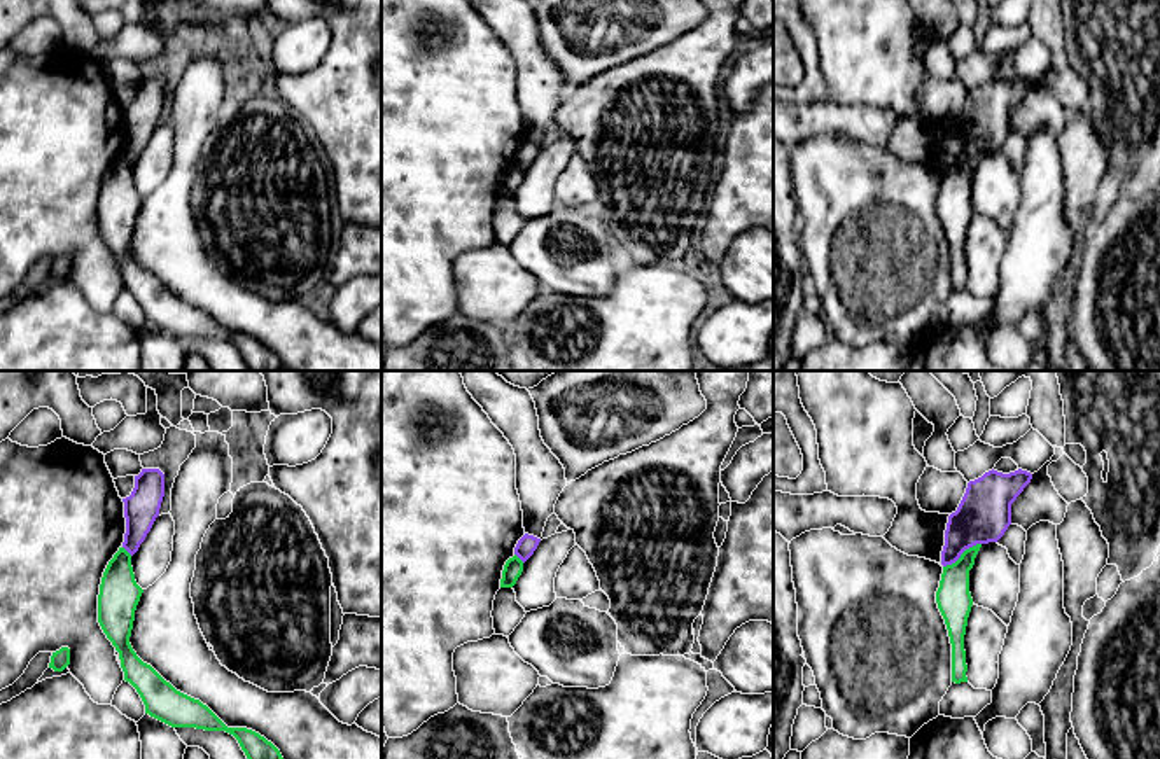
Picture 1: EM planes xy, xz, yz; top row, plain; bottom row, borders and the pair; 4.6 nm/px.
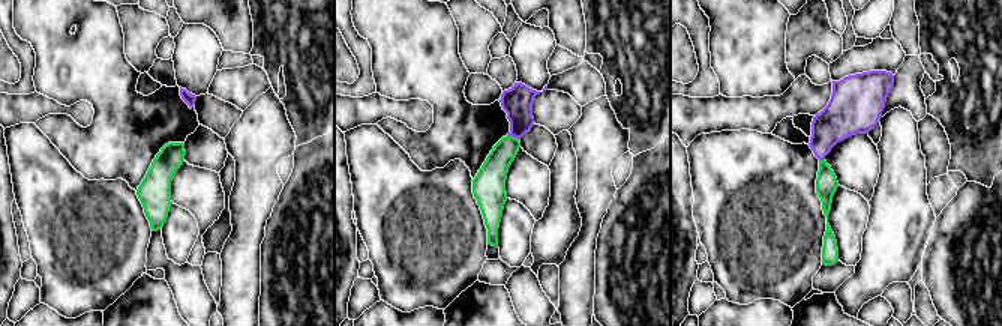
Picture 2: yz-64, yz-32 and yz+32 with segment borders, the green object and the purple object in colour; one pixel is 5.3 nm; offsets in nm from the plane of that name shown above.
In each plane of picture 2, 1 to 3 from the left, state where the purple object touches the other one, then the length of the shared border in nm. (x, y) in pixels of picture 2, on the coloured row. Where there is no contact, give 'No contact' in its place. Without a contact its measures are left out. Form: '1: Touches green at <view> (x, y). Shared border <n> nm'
1: No contact
2: Touches green at yz-32 (513, 137). Shared border 70 nm
3: Touches green at yz+32 (822, 159). Shared border 40 nm

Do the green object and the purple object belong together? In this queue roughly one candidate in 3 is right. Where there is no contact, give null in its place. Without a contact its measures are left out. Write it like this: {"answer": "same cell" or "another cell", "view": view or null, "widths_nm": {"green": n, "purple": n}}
{"answer": "another cell", "view": "yz", "widths_nm": {"green": 160, "purple": 240}}

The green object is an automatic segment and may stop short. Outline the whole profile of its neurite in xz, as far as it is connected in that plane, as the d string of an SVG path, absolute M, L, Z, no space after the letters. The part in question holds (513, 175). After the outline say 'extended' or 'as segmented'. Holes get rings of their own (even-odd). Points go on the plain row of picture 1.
M514 163L502 178L500 196L513 196L523 180L523 170Z; as segmented

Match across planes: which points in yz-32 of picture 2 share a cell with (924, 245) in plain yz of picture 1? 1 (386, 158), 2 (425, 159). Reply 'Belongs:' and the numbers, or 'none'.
Belongs: 1

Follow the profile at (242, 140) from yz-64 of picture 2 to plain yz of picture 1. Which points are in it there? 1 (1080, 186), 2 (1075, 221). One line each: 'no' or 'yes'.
1: yes
2: yes

